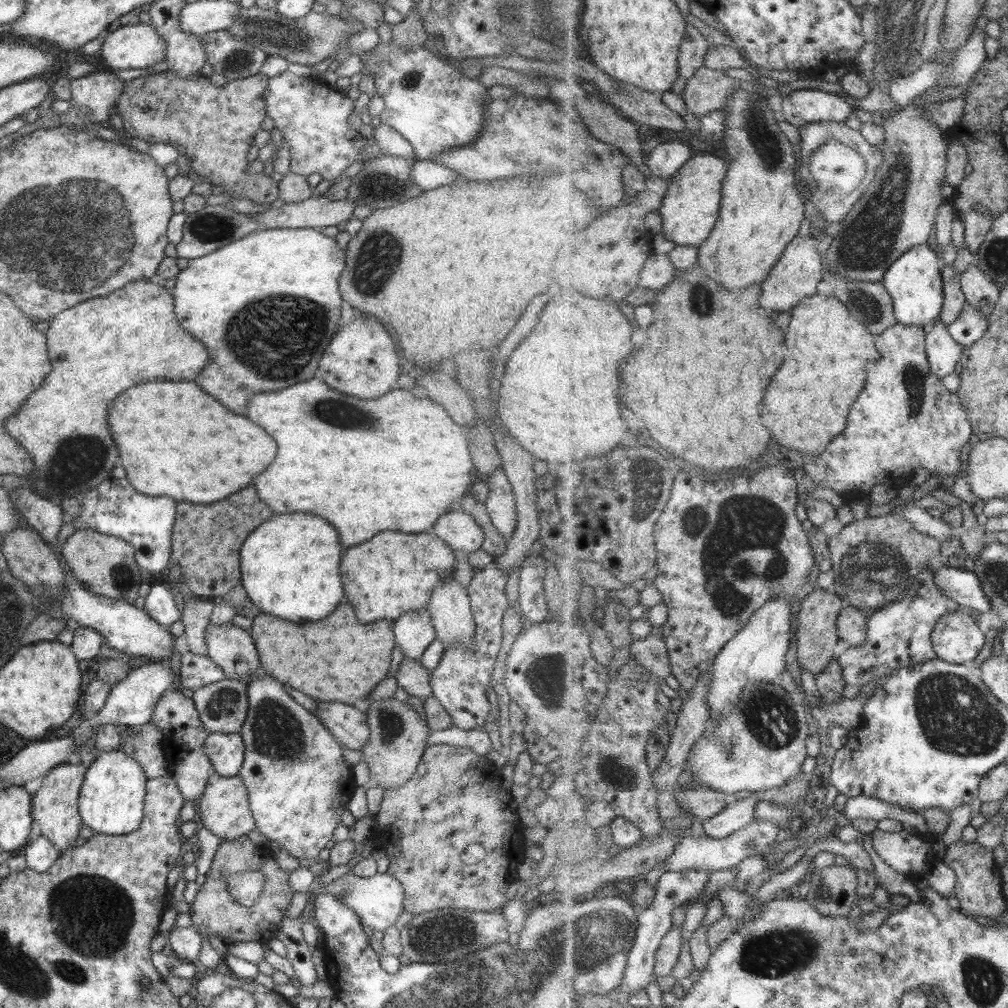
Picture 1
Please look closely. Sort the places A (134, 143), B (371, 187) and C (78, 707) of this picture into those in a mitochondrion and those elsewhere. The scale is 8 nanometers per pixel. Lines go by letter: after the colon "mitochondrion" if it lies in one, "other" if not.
A: other
B: mitochondrion
C: other

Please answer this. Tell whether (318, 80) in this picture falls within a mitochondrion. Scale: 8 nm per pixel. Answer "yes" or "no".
no

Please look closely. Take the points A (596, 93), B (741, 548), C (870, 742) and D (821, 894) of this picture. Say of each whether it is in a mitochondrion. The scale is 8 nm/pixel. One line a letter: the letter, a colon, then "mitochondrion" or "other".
A: other
B: mitochondrion
C: other
D: other

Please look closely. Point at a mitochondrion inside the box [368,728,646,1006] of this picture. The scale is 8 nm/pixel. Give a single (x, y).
(423, 940)

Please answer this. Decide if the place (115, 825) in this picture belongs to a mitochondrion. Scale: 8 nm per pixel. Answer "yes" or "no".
no

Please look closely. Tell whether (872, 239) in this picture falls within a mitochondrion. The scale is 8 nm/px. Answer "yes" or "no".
yes

